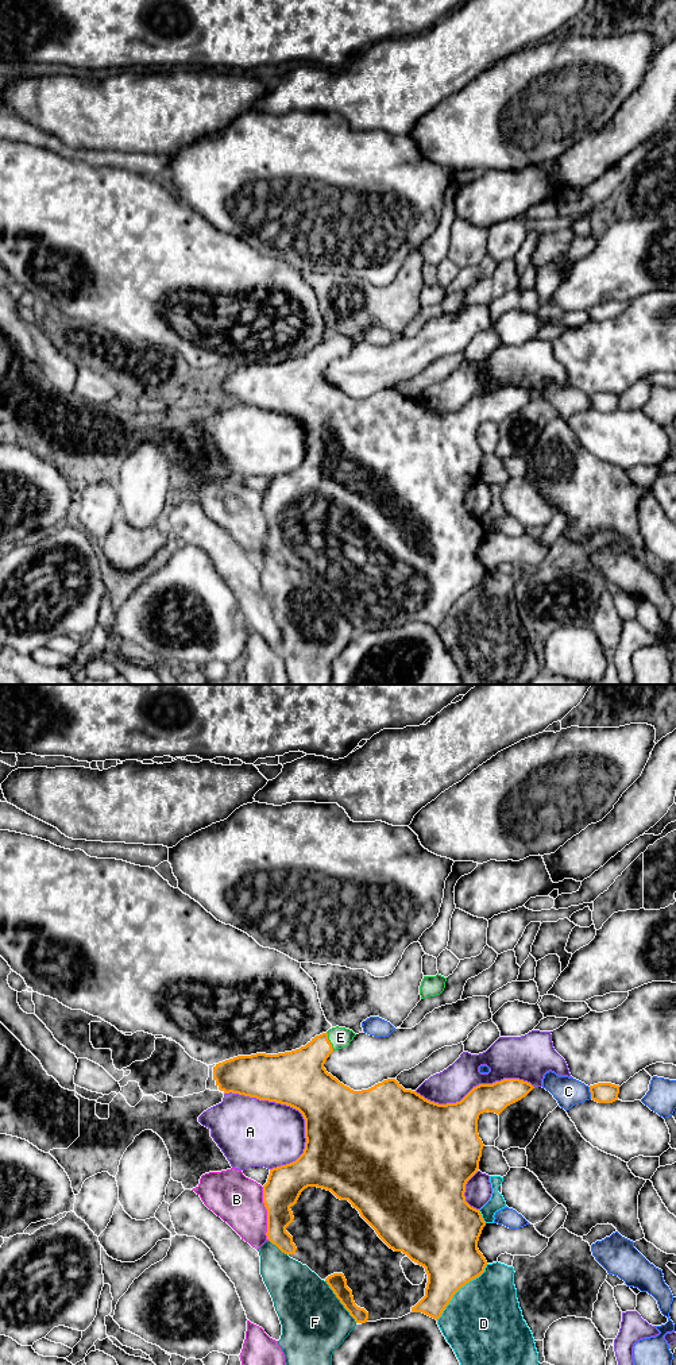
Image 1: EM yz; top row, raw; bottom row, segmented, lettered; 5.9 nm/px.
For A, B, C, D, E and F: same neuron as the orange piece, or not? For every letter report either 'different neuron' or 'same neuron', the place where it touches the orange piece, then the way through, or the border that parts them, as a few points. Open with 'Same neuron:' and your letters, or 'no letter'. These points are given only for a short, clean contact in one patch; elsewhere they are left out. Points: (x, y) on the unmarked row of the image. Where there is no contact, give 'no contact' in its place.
Same neuron: E
A: different neuron; contact yz (282, 412)
B: different neuron; contact yz (267, 523)
C: different neuron; contact yz (590, 400)
D: different neuron; contact yz (459, 597)
E: same neuron; contact yz (328, 350); way yz (301, 382), (306, 371), (328, 350), (340, 346)
F: different neuron; contact yz (340, 610)

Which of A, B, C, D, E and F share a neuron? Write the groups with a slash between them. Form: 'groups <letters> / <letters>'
groups A / B F / C / D / E

